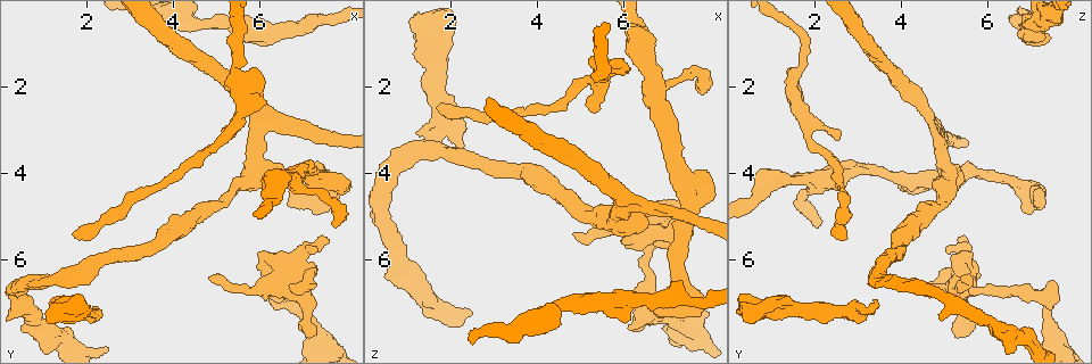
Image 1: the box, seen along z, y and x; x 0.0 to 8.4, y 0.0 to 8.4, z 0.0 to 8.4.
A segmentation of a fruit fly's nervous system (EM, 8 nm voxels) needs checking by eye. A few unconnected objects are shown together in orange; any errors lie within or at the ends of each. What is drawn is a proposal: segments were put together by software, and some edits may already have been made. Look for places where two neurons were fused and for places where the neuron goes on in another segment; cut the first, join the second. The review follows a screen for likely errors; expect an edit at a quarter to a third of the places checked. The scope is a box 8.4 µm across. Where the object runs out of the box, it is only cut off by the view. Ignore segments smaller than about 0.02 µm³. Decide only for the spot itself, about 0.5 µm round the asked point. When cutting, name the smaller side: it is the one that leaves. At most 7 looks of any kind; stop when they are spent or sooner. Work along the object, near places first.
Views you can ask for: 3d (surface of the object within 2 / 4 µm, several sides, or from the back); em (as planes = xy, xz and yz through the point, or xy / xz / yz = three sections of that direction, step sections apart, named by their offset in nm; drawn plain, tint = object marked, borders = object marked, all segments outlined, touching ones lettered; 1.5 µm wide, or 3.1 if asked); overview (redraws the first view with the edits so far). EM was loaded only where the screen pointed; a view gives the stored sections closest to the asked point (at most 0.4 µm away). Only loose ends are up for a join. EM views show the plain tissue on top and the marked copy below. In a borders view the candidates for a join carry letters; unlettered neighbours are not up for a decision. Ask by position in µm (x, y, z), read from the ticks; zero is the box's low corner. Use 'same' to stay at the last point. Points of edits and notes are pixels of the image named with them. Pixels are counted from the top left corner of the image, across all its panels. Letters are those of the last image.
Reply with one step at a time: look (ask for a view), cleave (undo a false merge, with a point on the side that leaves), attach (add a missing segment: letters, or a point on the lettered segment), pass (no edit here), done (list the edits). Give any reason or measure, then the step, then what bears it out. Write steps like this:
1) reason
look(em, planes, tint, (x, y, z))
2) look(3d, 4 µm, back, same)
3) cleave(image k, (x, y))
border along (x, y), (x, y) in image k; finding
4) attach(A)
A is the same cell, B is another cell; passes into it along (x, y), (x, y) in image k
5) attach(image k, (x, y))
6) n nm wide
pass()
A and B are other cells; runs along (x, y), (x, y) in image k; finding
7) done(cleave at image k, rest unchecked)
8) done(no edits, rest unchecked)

branch stops here
look(3d, 2 µm, (7.60, 5.50, 5.30))

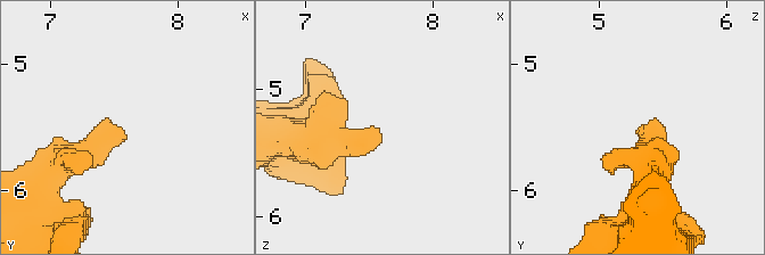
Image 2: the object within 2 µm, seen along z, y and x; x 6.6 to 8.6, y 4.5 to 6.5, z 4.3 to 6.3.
shape alone is not enough
look(em, yz, step 8, borders, (7.54, 5.48, 5.30))

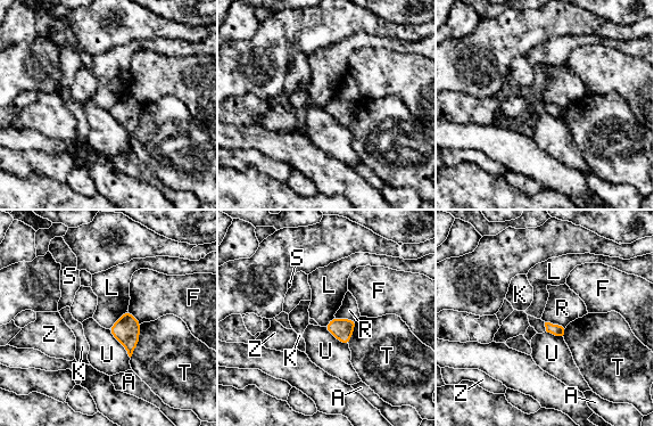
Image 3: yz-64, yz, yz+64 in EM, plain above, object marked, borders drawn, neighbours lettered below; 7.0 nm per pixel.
cut it another way
look(em, planes, borders, same)

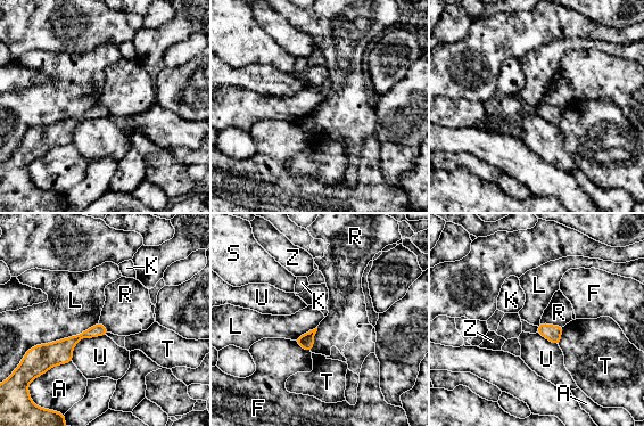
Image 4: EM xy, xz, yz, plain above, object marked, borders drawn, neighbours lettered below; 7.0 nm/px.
pass()
A, F, K, L, R, S, T, U and Z are other cells; none of them fits

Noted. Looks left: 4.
branch stops here
look(3d, 2 µm, (6.05, 6.30, 5.70))

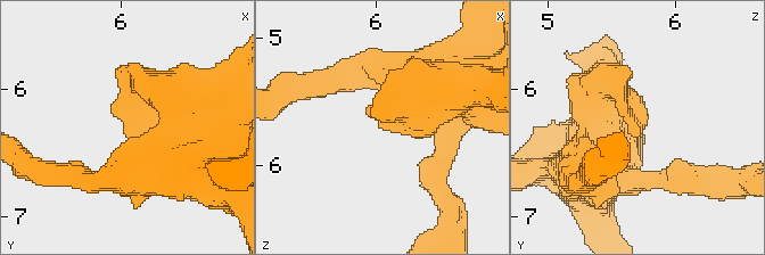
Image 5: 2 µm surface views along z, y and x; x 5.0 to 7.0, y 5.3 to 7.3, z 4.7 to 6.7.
look(em, planes, borders, (6.02, 6.32, 5.64))

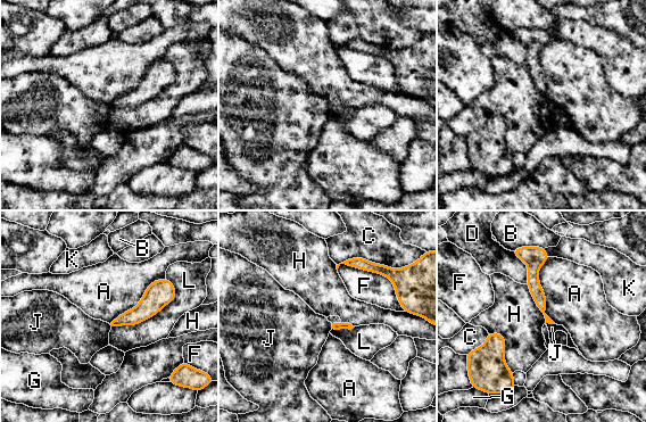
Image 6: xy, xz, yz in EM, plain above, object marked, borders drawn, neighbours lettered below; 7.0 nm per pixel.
pass()
A, B, C, D, F, G, H, J, K and L are other cells; border along (488, 332), (503, 336), (513, 372) in image 6; no lettered segment goes on from it

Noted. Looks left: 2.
three arms meet
look(3d, 2 µm, back, (6.80, 4.15, 2.00))

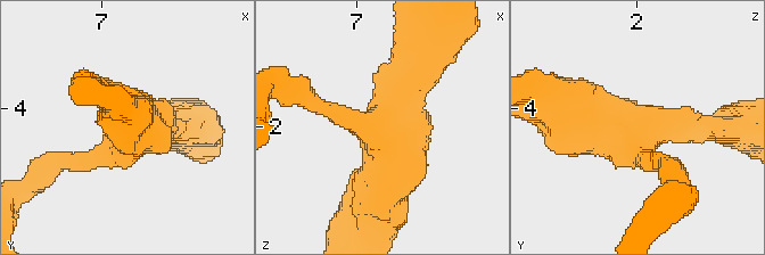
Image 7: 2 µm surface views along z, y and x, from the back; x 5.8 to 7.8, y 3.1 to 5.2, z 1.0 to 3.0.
now the EM
look(em, planes, borders, (6.74, 4.16, 1.98))

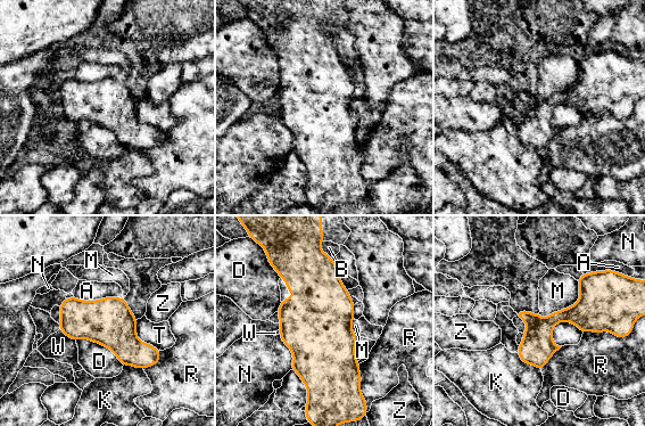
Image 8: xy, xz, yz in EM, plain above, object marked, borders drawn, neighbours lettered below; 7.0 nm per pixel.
D touches over 380 nm
pass()
A, B, D, K, M, N, R, T, W and Z are other cells; border along (75, 341), (97, 342), (123, 365) in image 8; continuous, no second neuron

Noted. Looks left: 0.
done(no edits, rest unchecked)

